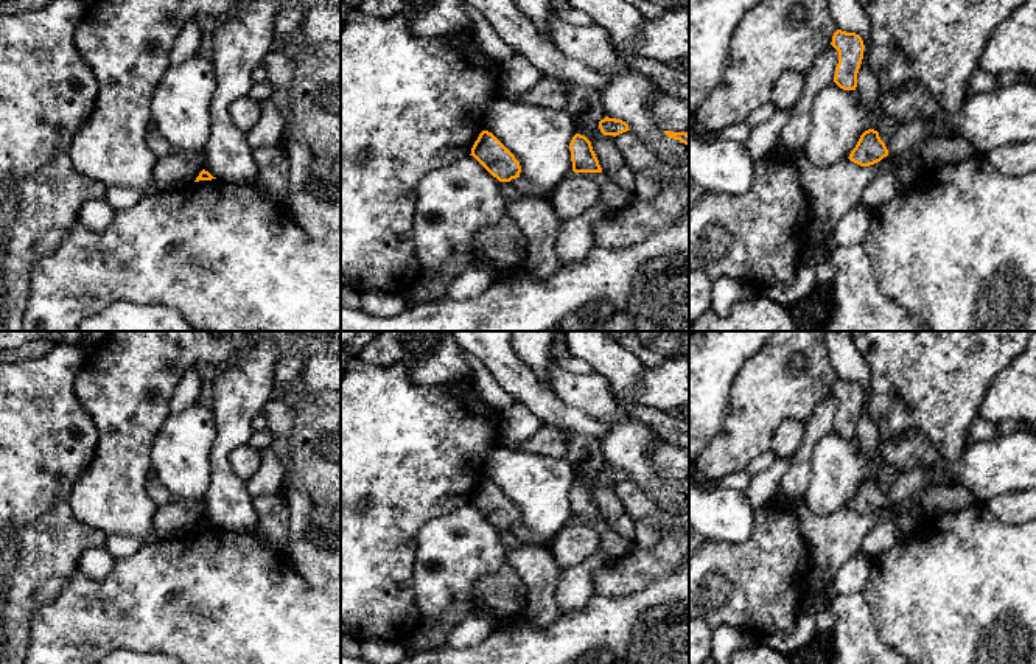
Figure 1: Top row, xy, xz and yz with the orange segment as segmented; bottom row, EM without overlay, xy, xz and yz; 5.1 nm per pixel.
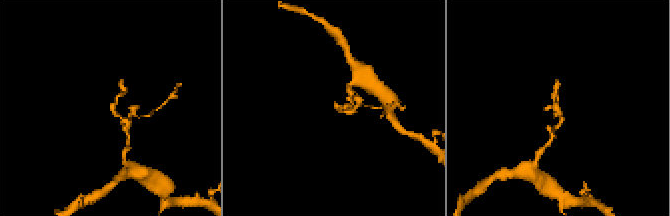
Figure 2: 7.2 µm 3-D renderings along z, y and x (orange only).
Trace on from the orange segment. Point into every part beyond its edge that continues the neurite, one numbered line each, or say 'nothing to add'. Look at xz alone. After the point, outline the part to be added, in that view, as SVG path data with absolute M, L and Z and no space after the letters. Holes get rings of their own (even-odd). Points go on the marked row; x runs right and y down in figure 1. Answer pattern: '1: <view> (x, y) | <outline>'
nothing to add

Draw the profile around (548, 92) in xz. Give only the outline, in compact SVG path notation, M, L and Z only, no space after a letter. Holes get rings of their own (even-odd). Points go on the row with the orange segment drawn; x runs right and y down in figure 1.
M541 78L532 89L520 96L520 103L565 112L568 106L568 87L560 79Z

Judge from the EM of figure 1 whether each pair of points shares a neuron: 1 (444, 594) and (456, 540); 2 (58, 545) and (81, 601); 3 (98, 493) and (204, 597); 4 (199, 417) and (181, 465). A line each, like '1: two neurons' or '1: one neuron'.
1: one neuron
2: two neurons
3: two neurons
4: one neuron

